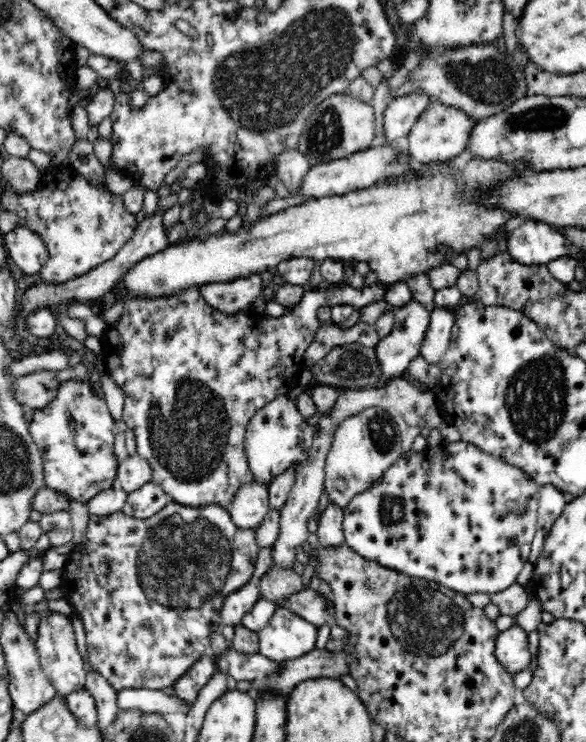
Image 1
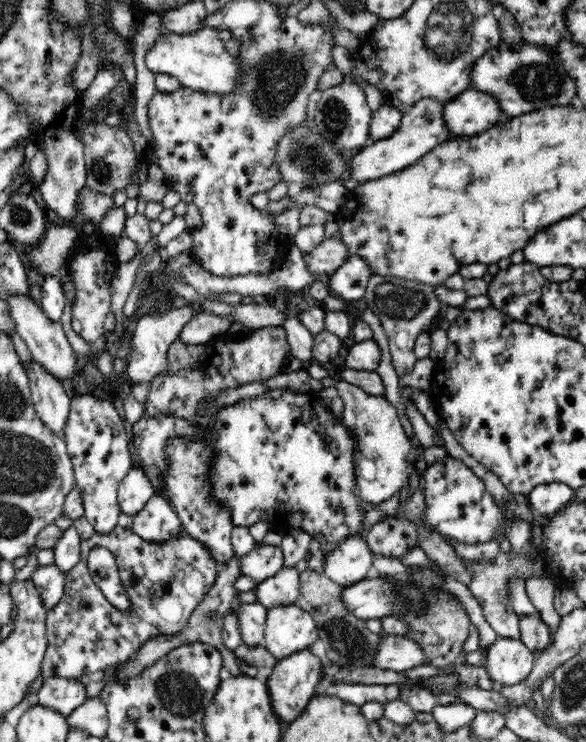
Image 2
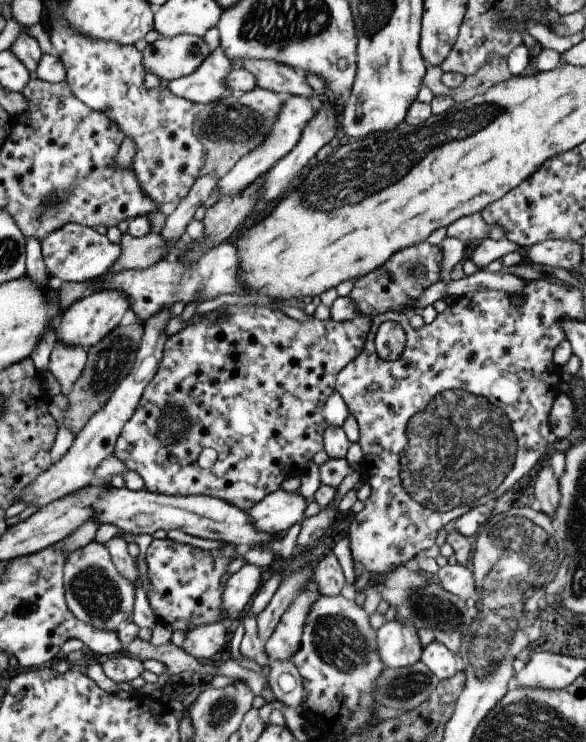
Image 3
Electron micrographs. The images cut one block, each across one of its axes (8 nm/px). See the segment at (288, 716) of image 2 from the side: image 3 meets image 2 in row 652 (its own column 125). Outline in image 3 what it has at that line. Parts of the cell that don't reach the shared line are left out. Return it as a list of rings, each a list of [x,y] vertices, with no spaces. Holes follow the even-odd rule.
[[[115,287],[93,291],[72,302],[60,314],[53,328],[56,338],[63,344],[81,345],[84,349],[88,349],[119,324],[127,309],[129,309],[129,303],[123,291],[118,291]]]

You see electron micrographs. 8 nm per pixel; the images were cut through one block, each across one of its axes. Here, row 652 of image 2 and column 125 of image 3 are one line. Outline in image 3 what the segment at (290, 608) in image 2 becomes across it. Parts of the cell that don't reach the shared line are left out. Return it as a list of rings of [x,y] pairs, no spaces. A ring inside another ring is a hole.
[[[229,240],[210,248],[203,257],[198,258],[194,263],[181,263],[175,258],[165,258],[140,271],[128,270],[114,275],[103,274],[103,276],[99,276],[99,289],[115,287],[118,291],[123,291],[126,294],[129,309],[134,312],[137,319],[140,318],[141,322],[145,322],[159,309],[169,308],[177,301],[182,301],[186,305],[188,302],[193,302],[195,296],[197,298],[203,296],[204,300],[208,300],[220,294],[244,294],[236,276],[236,248]]]

